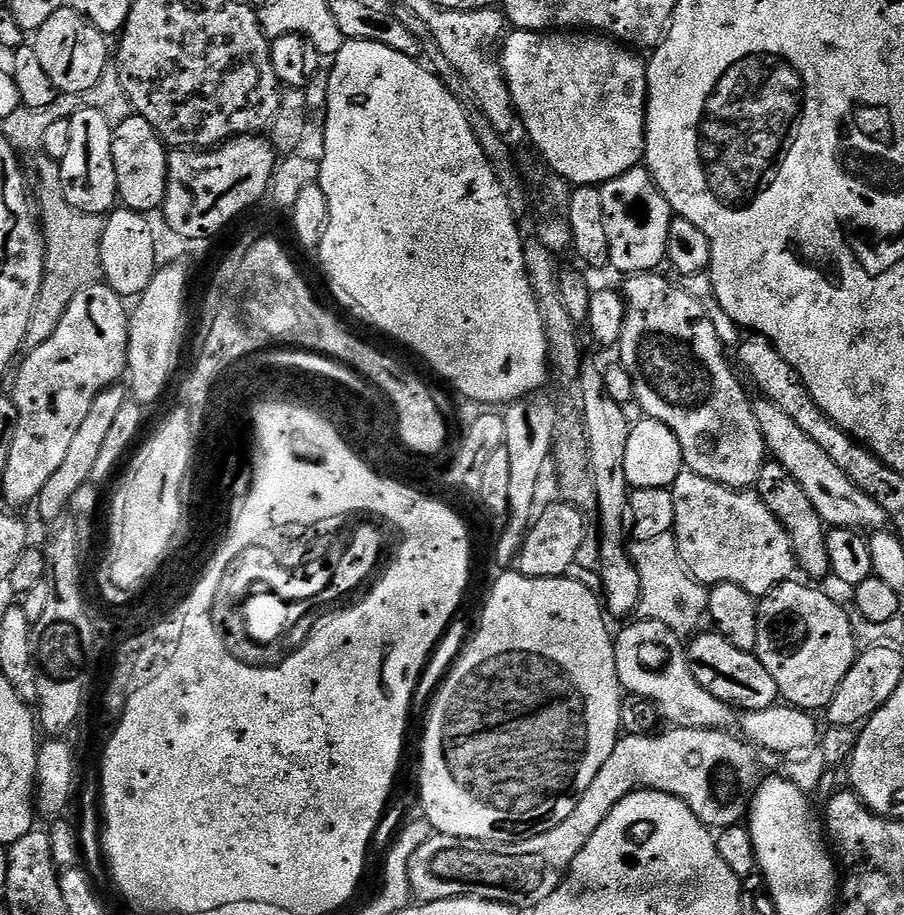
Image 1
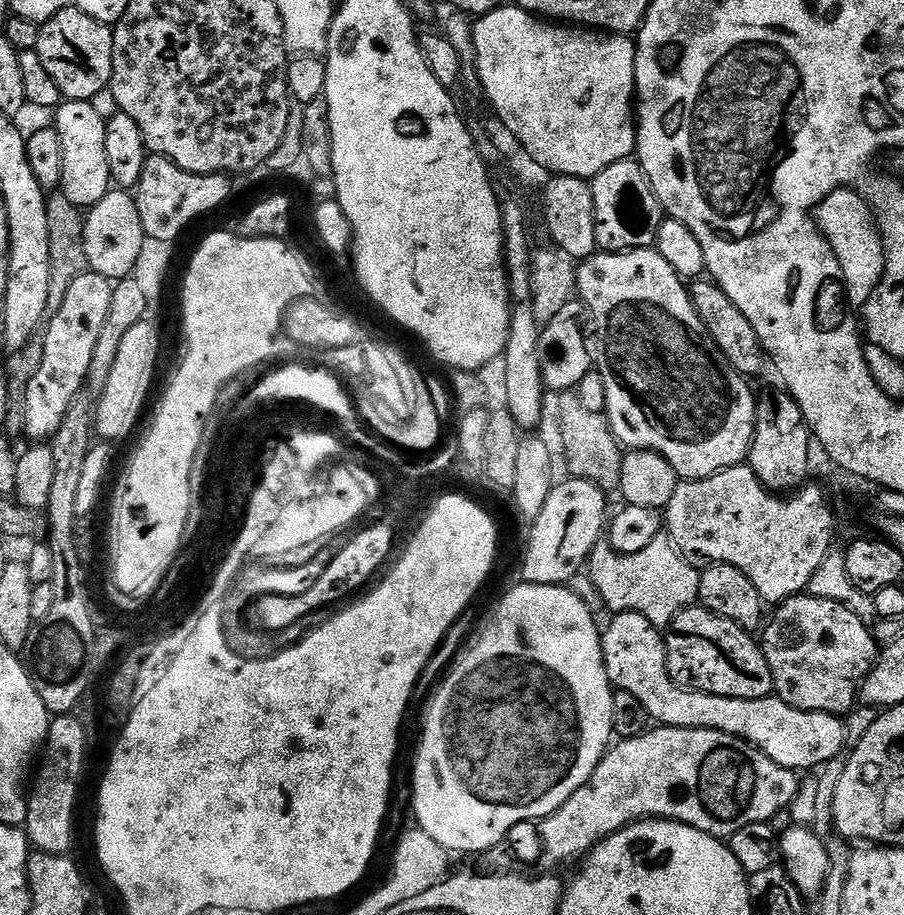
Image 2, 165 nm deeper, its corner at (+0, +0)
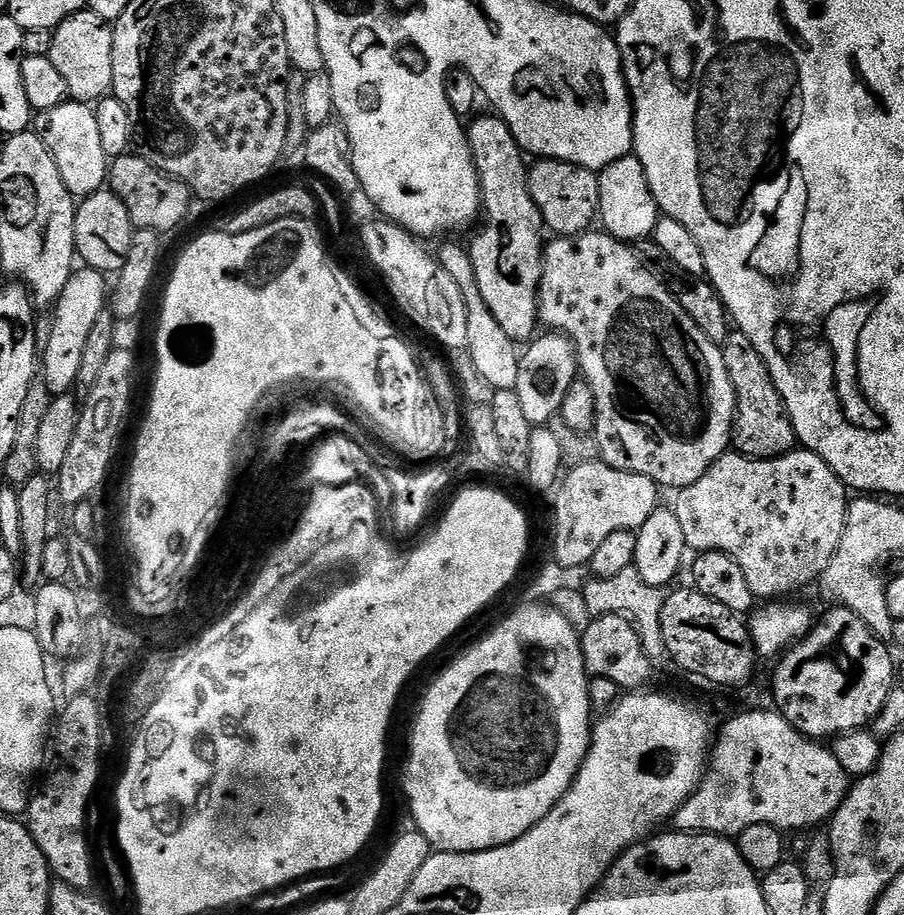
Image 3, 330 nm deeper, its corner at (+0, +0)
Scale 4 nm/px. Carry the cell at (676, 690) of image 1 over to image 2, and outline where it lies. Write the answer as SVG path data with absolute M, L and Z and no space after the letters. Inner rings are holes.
M618 612L611 617L608 628L603 629L604 665L613 689L634 694L642 706L646 706L649 717L657 725L665 728L709 728L737 736L747 744L753 744L766 758L770 758L780 768L816 768L819 764L828 764L847 745L847 730L845 721L829 712L803 712L790 706L785 700L773 694L757 700L739 700L738 698L722 698L711 696L705 692L685 690L673 682L668 673L668 663L664 653L664 636L661 629L656 628L642 614L633 612Z

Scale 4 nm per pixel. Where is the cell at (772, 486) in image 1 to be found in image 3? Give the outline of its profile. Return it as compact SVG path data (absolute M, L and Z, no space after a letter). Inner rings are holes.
M739 330L729 331L728 337L722 342L720 349L722 358L726 362L726 374L730 374L730 382L736 387L736 420L732 424L731 447L741 456L748 456L752 460L773 460L793 451L797 447L796 431L788 417L782 394L774 386L774 378L770 378L770 370L754 347L754 342L746 338Z

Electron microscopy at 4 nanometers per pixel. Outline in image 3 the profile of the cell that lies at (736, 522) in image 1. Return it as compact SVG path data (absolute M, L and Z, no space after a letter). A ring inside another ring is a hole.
M793 450L786 453L785 456L779 456L773 460L752 460L748 456L725 454L721 460L714 462L714 466L710 466L710 470L706 470L706 474L702 474L702 478L698 478L698 482L679 489L675 496L674 511L678 522L682 525L685 545L691 551L693 548L693 553L696 554L701 552L725 552L730 554L730 558L734 558L734 562L738 562L738 566L742 566L742 574L746 574L746 582L750 582L752 593L764 602L771 601L773 598L791 597L788 596L791 592L806 587L811 580L812 583L819 581L823 571L830 565L830 560L834 558L840 541L842 541L842 532L843 527L846 526L848 503L850 501L849 489L845 488L844 483L834 474L834 470L830 470L828 463L822 458L818 458L818 454L807 450Z

